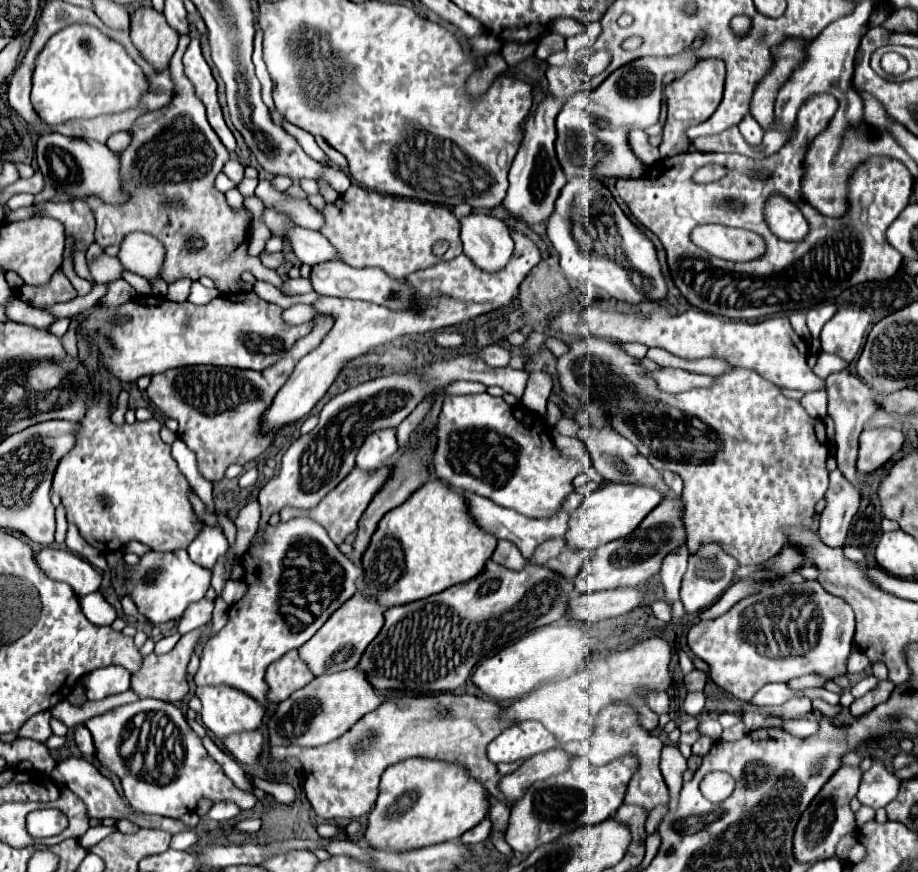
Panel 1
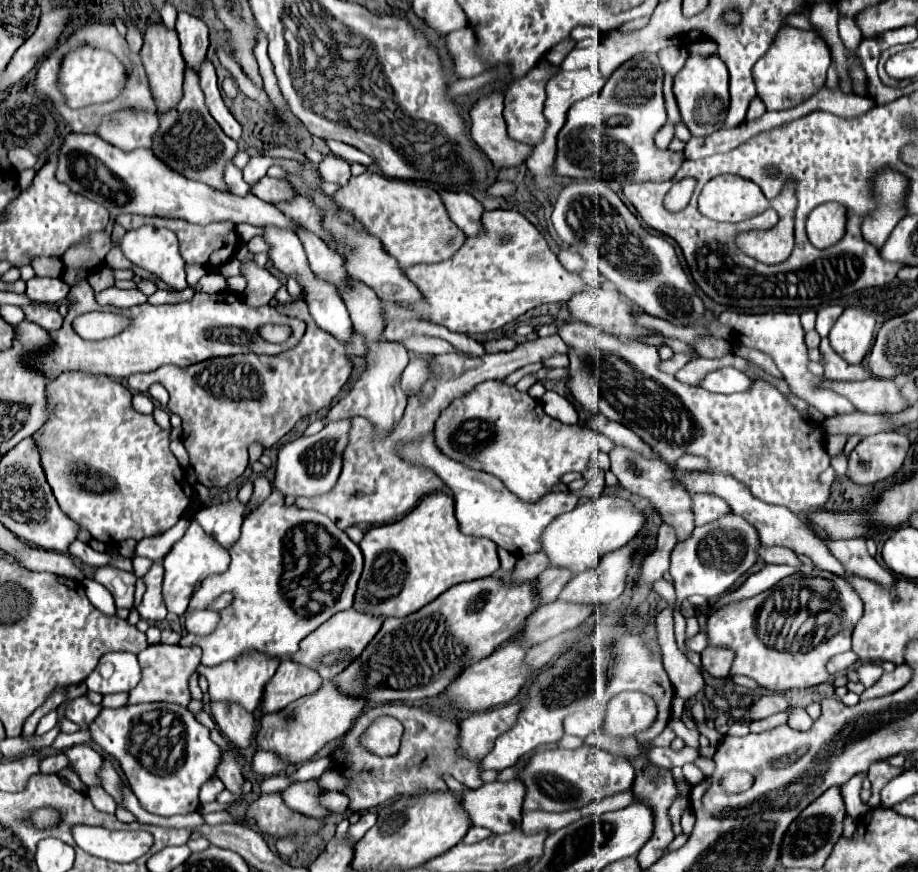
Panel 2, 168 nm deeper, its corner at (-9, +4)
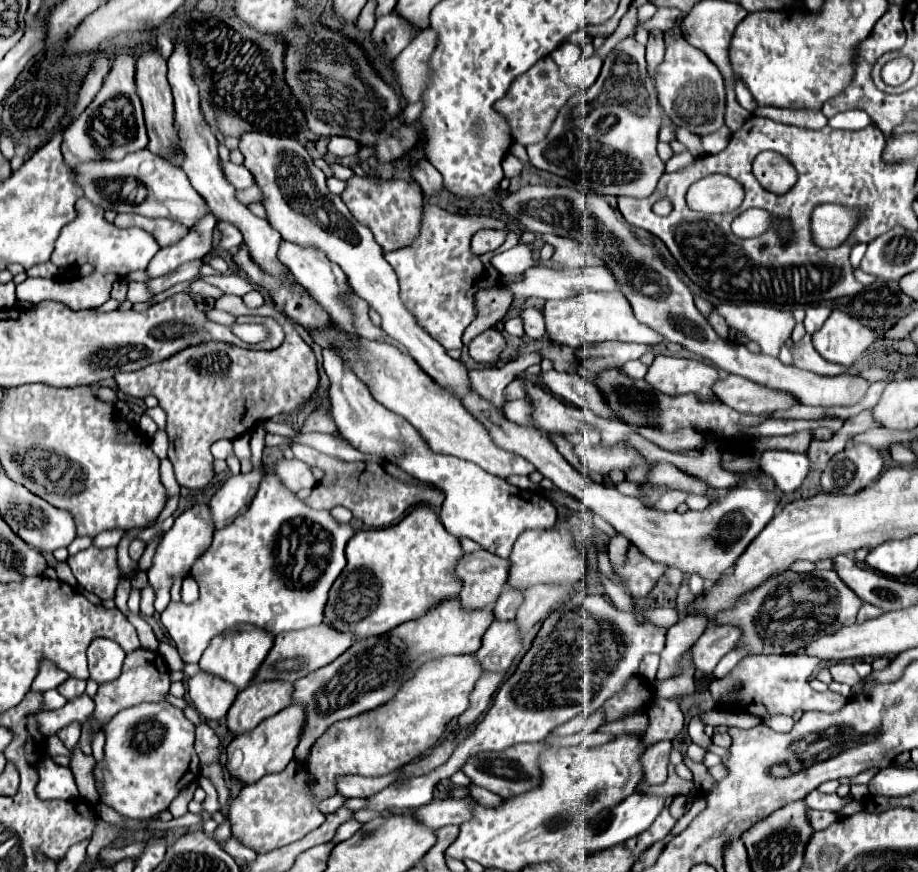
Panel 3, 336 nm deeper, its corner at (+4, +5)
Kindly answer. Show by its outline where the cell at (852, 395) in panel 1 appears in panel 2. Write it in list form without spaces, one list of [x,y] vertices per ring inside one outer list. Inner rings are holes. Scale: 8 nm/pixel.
[[[822,338],[820,342],[820,352],[822,352],[822,364],[824,364],[824,376],[834,382],[852,382],[852,380],[864,380],[870,378],[870,370],[866,370],[860,364],[848,364],[844,358],[840,358],[828,338]]]

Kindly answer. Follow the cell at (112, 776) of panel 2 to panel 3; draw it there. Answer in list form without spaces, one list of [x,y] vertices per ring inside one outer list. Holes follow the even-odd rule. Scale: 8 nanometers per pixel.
[[[149,649],[131,651],[125,657],[121,675],[115,681],[107,681],[107,683],[99,685],[99,689],[97,689],[97,693],[93,697],[95,711],[93,711],[91,719],[83,725],[83,731],[81,731],[81,739],[79,739],[81,751],[85,755],[91,753],[91,733],[99,731],[121,709],[139,705],[143,701],[165,701],[165,693],[169,693],[169,685],[171,685],[171,681],[169,681],[169,669],[165,667],[165,661],[163,661],[163,657],[157,651],[149,651]],[[153,659],[159,659],[159,661],[153,661]]]

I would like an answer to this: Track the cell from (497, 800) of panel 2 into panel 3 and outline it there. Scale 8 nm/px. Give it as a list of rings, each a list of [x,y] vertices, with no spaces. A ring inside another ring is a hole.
[[[471,797],[439,799],[419,807],[413,813],[413,817],[417,817],[417,821],[421,821],[429,829],[439,829],[445,825],[461,825],[463,821],[471,819],[471,803],[473,803]]]

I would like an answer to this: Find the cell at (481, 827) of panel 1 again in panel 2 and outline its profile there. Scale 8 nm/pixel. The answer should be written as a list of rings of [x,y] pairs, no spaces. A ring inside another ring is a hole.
[[[472,826],[462,840],[464,840],[466,844],[472,844],[472,842],[480,842],[480,840],[488,838],[488,834],[492,834],[492,832],[488,832],[486,828],[480,828],[480,826]]]

